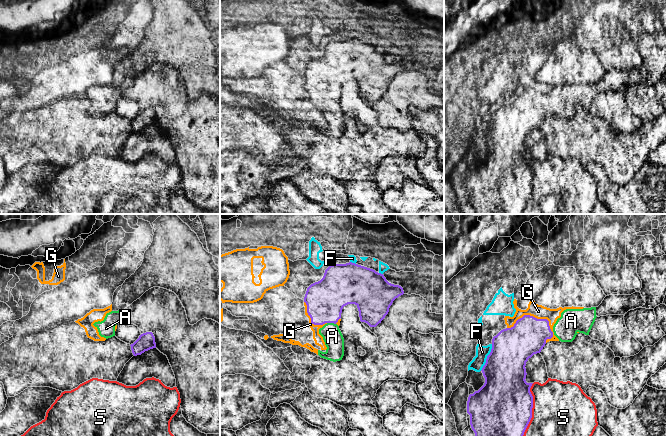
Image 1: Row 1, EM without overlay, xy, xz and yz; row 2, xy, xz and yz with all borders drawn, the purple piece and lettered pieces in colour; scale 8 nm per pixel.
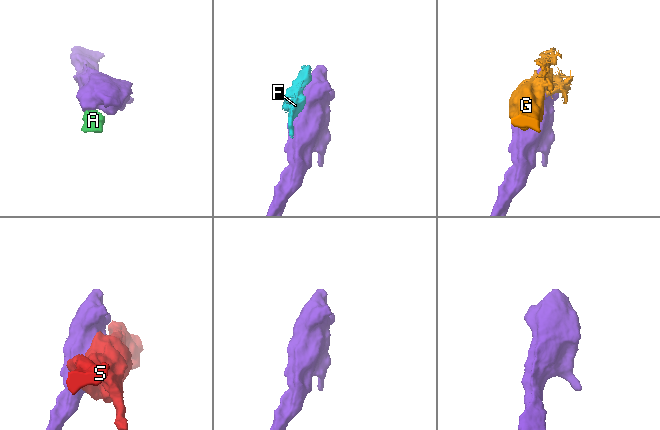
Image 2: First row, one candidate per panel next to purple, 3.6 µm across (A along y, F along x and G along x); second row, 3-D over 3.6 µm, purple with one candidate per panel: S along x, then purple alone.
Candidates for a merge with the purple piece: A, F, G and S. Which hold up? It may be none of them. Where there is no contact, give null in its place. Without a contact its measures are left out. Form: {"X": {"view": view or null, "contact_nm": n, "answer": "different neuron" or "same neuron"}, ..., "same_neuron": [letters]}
{"A": {"view": "xz", "contact_nm": 70, "answer": "same neuron"}, "F": {"view": "yz", "contact_nm": 240, "answer": "different neuron"}, "G": {"view": "yz", "contact_nm": 380, "answer": "different neuron"}, "S": {"view": "yz", "contact_nm": 440, "answer": "different neuron"}, "same_neuron": ["A"]}

